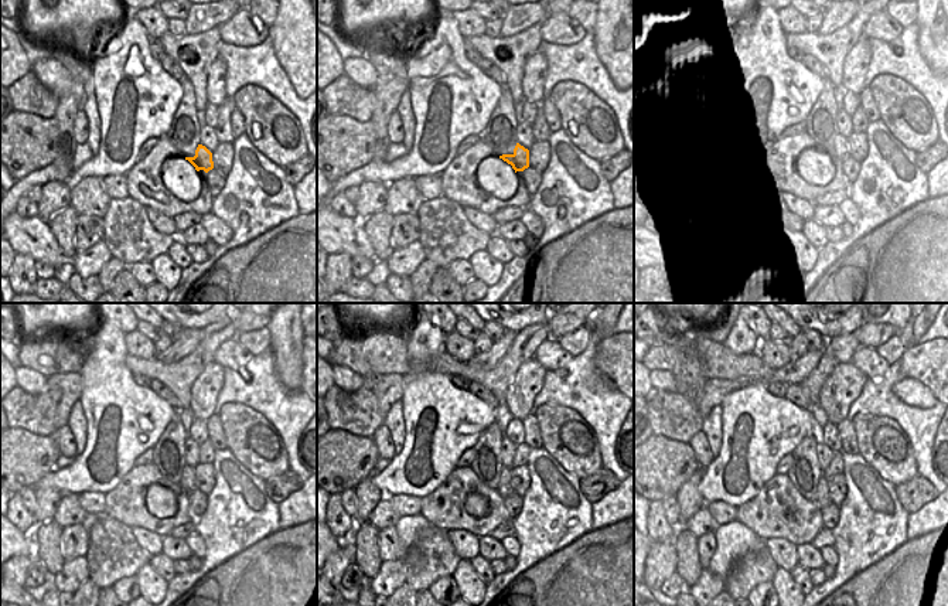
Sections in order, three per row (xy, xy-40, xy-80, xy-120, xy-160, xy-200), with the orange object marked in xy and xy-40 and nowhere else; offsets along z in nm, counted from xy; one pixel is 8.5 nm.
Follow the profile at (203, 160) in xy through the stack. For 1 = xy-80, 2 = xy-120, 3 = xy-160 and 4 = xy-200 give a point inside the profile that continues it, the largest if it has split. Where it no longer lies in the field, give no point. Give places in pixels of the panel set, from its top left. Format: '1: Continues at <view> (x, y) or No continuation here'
1: Continues at xy-80 (832, 159)
2: Continues at xy-120 (187, 483)
3: Continues at xy-160 (505, 480)
4: Continues at xy-200 (822, 493).

